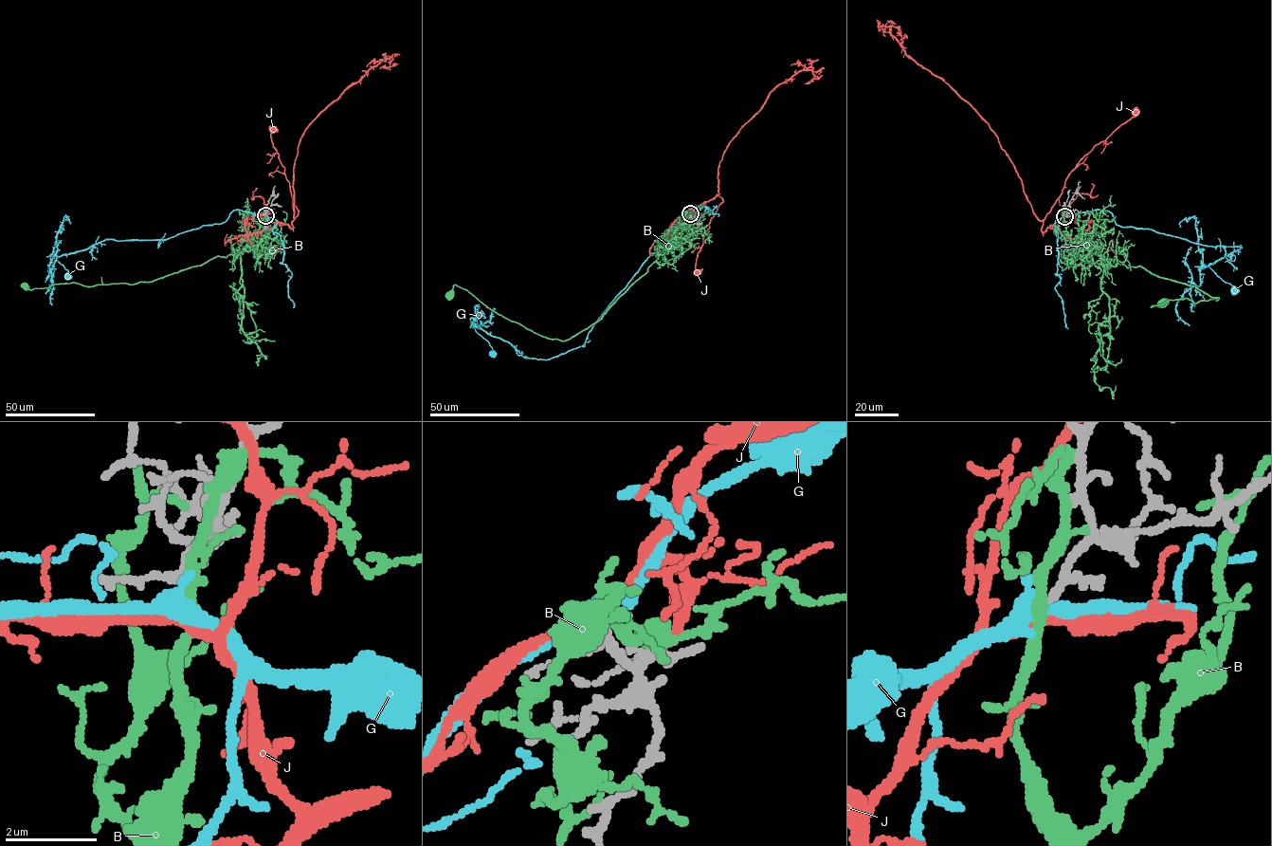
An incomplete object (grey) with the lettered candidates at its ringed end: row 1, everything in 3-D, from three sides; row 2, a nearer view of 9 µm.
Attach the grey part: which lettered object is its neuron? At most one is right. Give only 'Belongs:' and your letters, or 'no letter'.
Belongs: no letter

